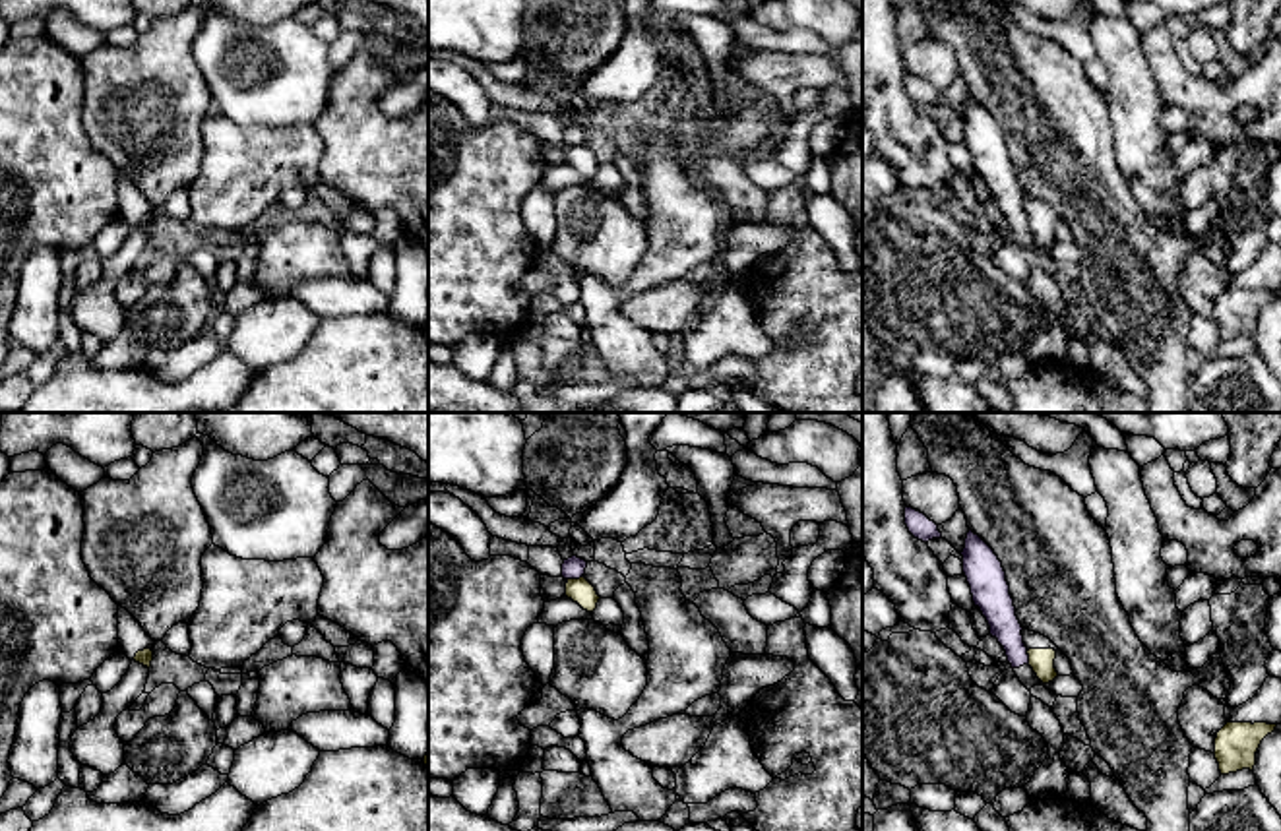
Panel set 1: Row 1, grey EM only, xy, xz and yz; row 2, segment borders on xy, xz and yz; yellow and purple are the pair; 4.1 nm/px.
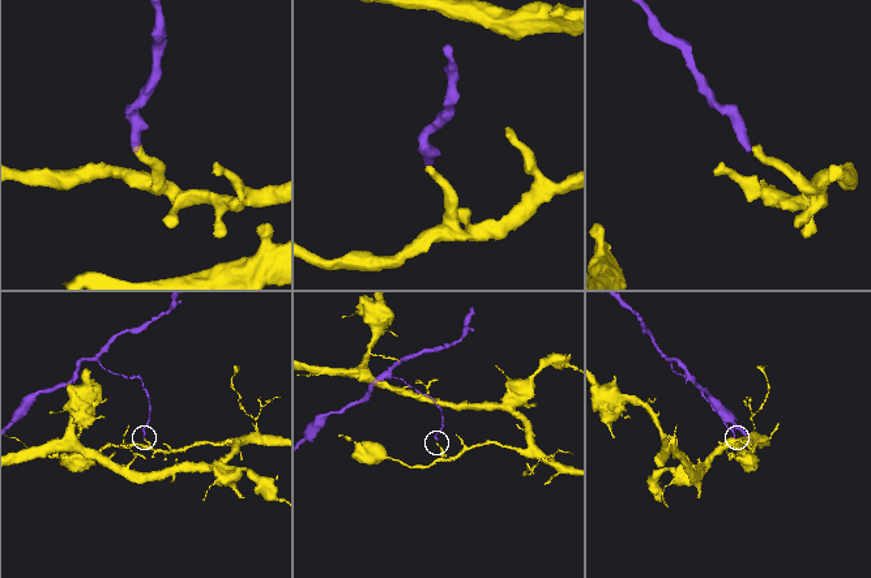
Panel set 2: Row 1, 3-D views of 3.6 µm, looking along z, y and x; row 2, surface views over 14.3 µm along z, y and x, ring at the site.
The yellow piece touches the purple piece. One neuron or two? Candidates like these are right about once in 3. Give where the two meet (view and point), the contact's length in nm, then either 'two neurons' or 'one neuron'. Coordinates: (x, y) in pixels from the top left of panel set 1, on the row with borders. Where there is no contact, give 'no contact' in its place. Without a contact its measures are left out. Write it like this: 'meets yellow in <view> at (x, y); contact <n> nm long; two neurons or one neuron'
meets yellow in xz at (574, 580); contact 70 nm long; two neurons

